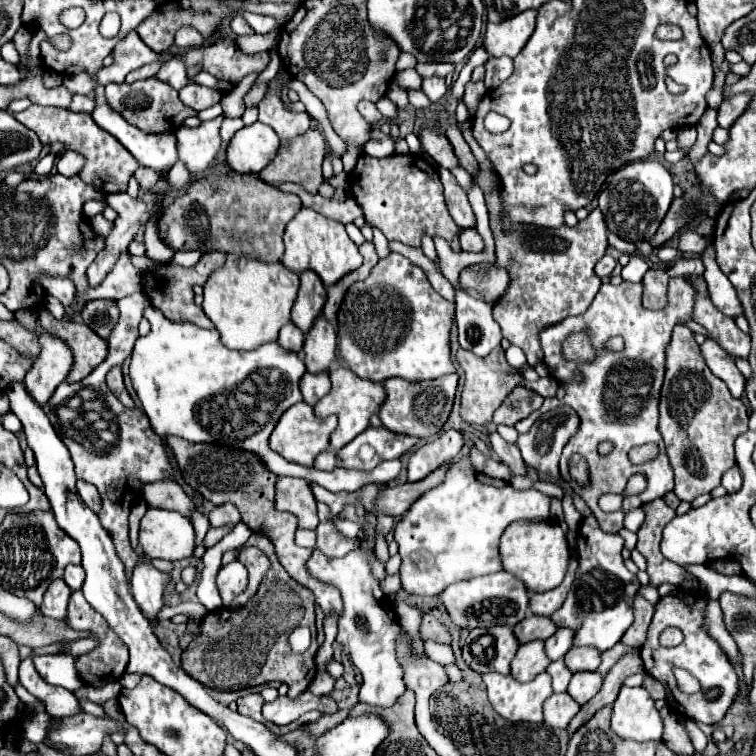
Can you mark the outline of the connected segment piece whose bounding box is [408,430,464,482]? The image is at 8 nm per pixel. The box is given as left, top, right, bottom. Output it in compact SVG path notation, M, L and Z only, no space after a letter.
M446 430L436 440L420 446L408 462L408 482L422 480L442 464L454 462L462 450L462 434L458 430Z

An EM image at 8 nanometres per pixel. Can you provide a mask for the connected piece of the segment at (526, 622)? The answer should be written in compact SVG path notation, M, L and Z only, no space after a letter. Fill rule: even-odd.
M530 614L528 618L524 618L522 622L518 622L514 626L514 634L520 640L520 644L532 642L532 640L546 640L556 632L556 624L548 618L548 616L538 616L538 614Z

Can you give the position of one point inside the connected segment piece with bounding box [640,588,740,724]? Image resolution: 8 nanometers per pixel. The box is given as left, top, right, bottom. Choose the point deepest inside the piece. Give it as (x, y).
(700, 654)

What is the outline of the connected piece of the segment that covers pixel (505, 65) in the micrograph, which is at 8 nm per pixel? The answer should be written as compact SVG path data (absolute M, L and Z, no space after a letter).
M504 56L504 58L490 58L486 64L486 88L494 90L496 86L500 86L510 74L512 74L512 58Z

